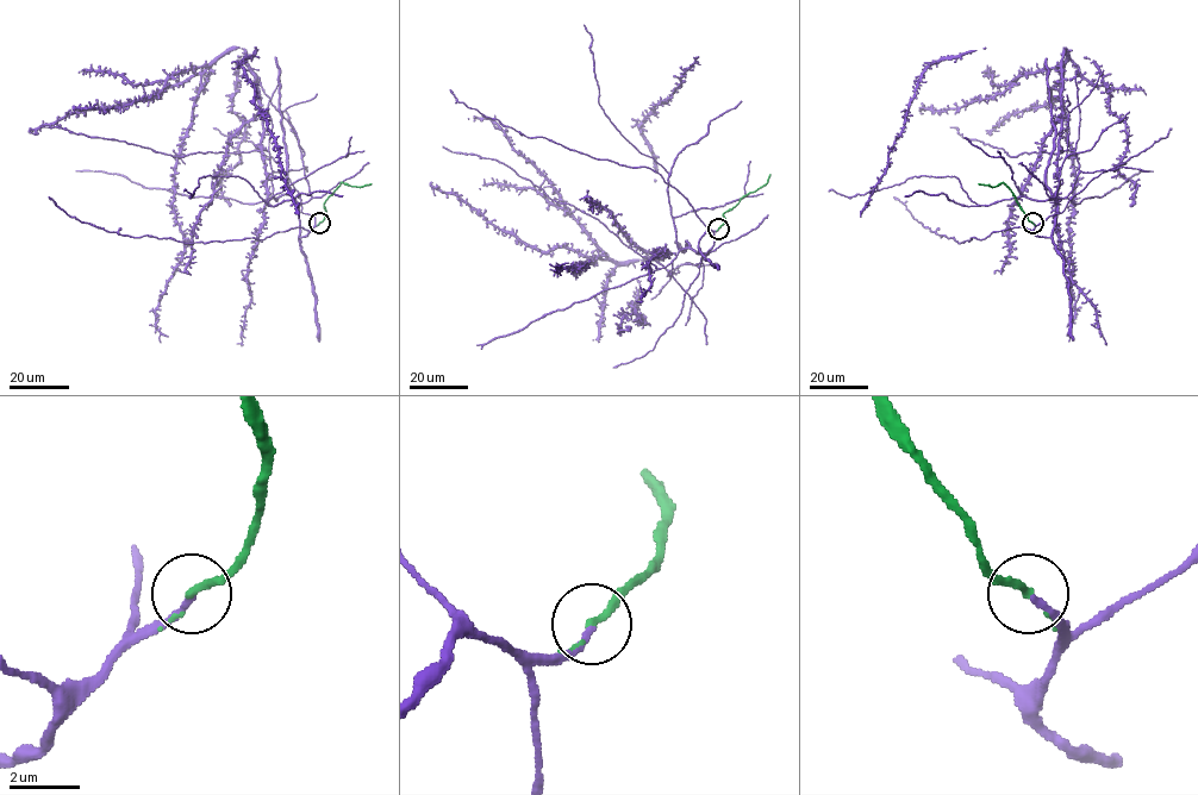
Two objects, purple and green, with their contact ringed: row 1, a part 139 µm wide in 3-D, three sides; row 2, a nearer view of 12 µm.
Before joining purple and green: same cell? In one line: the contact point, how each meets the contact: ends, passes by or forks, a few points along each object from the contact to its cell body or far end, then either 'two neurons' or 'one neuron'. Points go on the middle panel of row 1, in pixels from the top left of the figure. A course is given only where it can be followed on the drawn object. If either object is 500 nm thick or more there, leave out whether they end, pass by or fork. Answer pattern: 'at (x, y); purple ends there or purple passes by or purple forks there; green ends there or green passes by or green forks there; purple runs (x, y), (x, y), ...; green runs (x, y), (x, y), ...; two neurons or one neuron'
at (718, 229); purple ends there; green ends there; purple runs (718, 229), (697, 254), (681, 250), (672, 275), (660, 256), (600, 257), (574, 273), (585, 267), (561, 264); green runs (718, 229), (724, 223), (723, 214), (761, 188), (769, 174); one neuron

